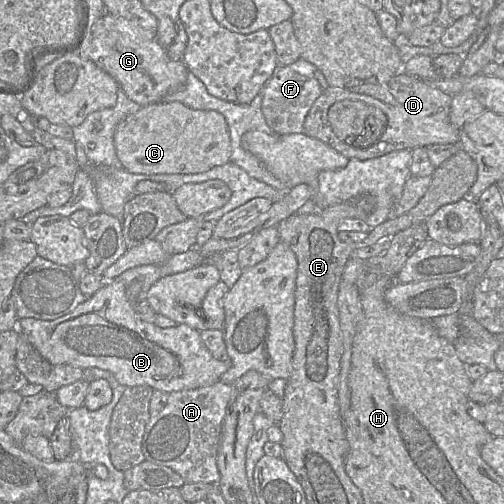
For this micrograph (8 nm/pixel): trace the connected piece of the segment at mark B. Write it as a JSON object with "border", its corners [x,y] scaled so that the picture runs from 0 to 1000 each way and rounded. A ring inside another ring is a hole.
{"border":[[[230,554],[210,558],[188,583],[157,603],[137,623],[109,635],[36,633],[32,651],[101,722],[212,734],[240,764],[252,768],[294,764],[306,774],[329,780],[407,768],[433,758],[458,726],[456,712],[454,716],[437,716],[419,704],[399,673],[399,657],[371,643],[319,651],[308,641],[280,635],[270,625],[268,609],[254,595],[250,565]]]}

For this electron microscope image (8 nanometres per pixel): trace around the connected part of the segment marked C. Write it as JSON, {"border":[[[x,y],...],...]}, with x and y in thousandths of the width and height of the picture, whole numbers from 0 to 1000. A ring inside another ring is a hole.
{"border":[[[355,200],[312,202],[290,210],[240,240],[226,264],[230,308],[242,331],[266,345],[385,345],[440,329],[456,319],[458,284],[450,244],[427,218],[389,218]]]}

